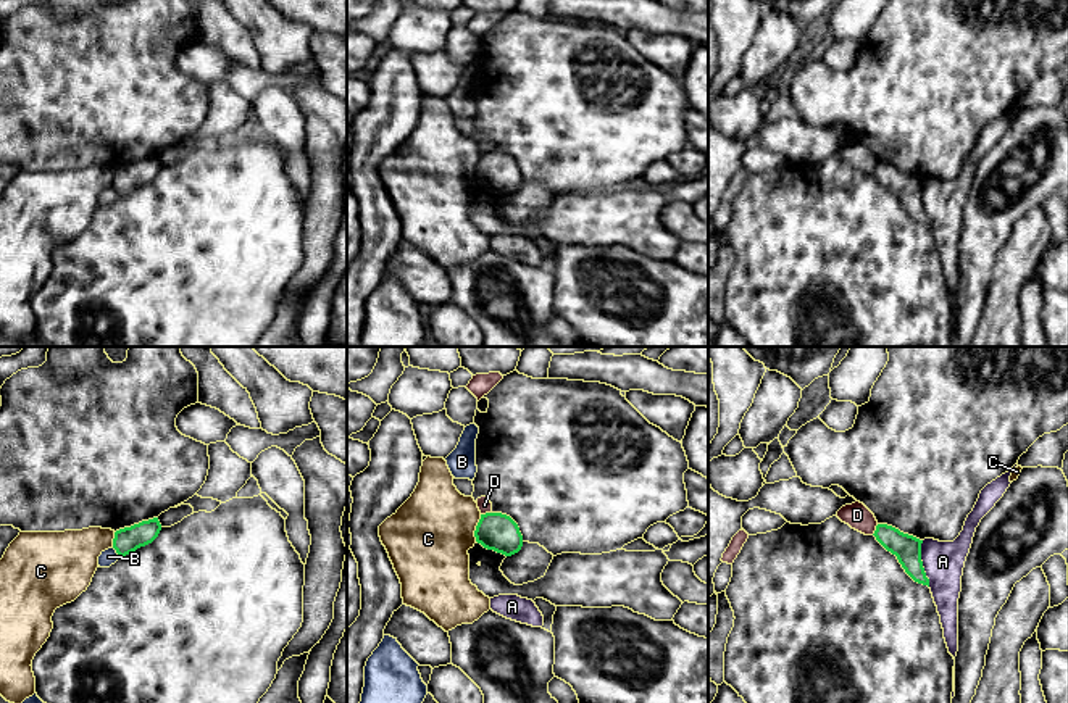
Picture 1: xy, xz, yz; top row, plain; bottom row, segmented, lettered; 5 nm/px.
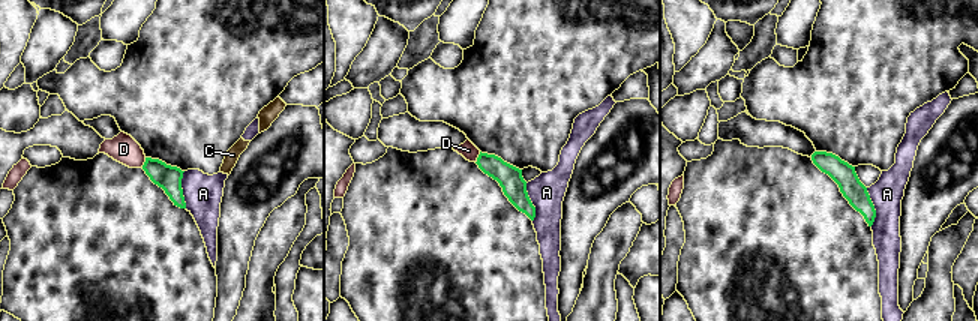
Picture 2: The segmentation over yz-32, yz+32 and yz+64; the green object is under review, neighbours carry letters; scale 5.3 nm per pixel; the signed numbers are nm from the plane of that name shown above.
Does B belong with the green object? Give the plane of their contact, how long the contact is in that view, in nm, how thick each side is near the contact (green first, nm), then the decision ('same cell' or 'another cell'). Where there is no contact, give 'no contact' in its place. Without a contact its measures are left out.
meets green in xy; contact 60 nm long; 130 nm thick on the green side, 80 nm on the other; another cell

